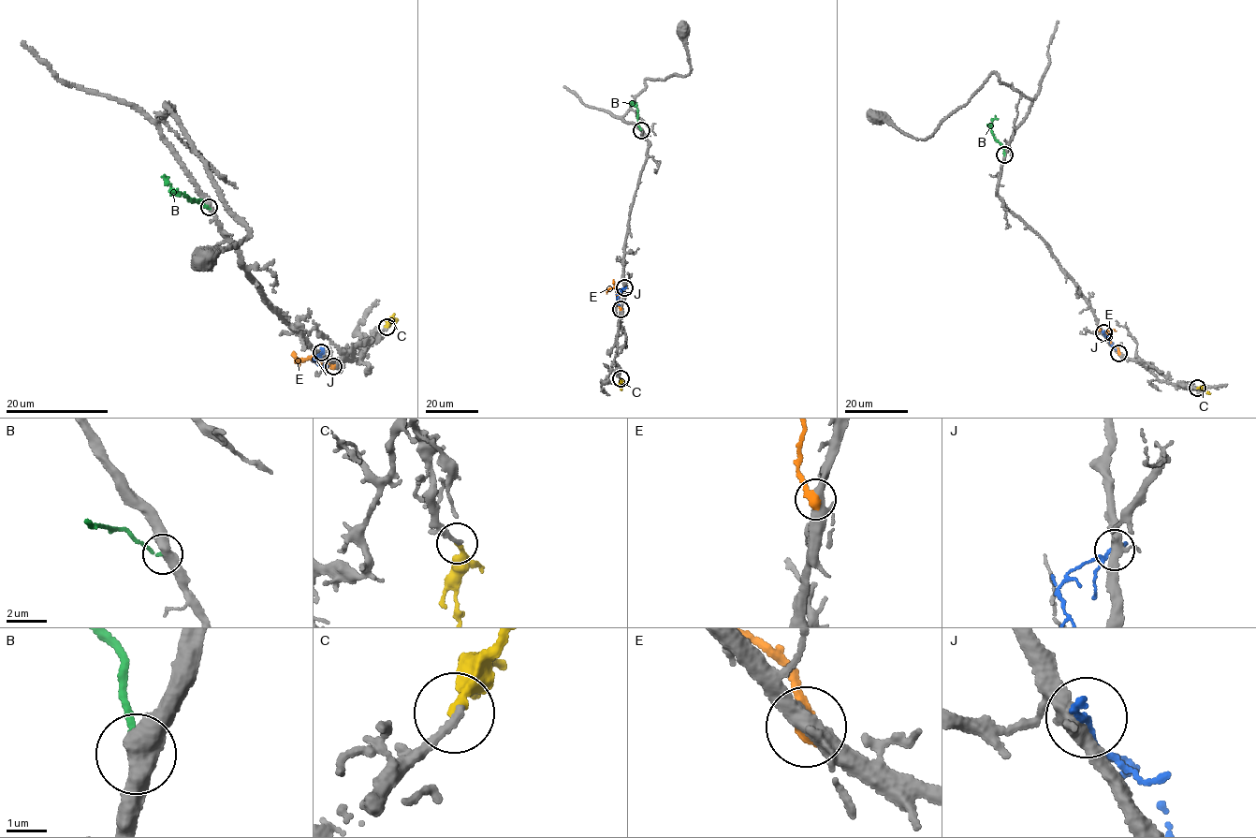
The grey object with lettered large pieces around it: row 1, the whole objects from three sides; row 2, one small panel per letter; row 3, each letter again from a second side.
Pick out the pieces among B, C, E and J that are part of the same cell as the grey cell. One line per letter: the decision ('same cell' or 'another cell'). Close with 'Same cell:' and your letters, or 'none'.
B: another cell
C: same cell
E: another cell
J: another cell
Same cell: C

